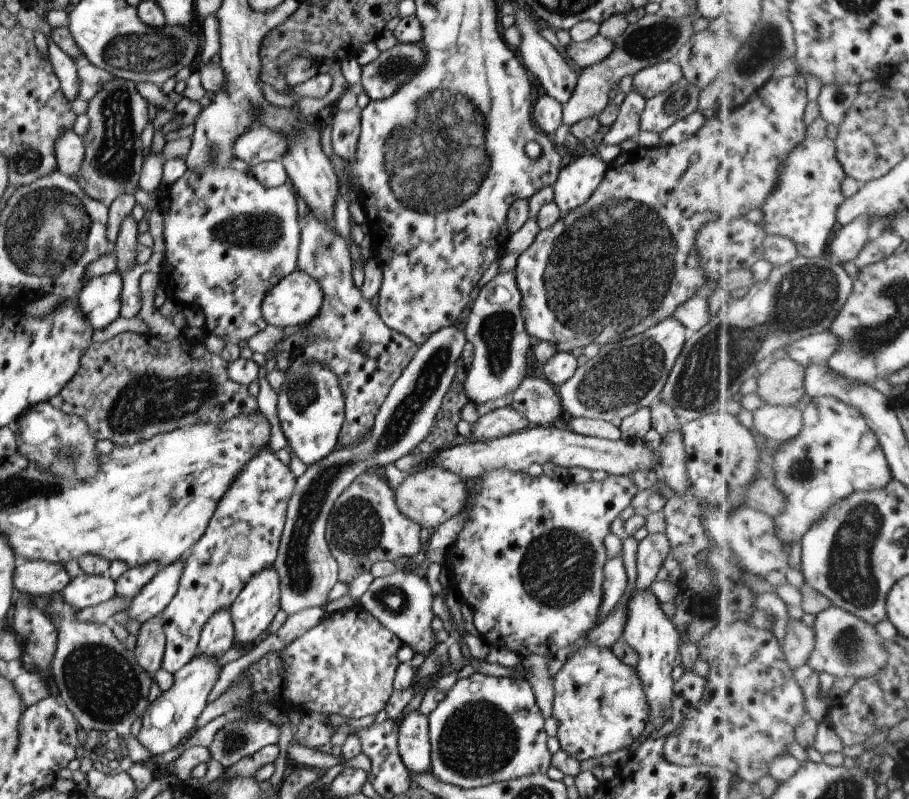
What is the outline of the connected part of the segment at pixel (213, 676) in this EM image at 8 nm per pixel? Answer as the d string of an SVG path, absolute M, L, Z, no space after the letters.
M197 653L188 664L173 673L171 688L149 704L142 716L142 727L137 738L151 756L158 756L172 750L176 744L180 744L188 736L188 732L196 728L198 716L209 703L210 691L224 668L224 665L218 663L218 659L216 656Z

